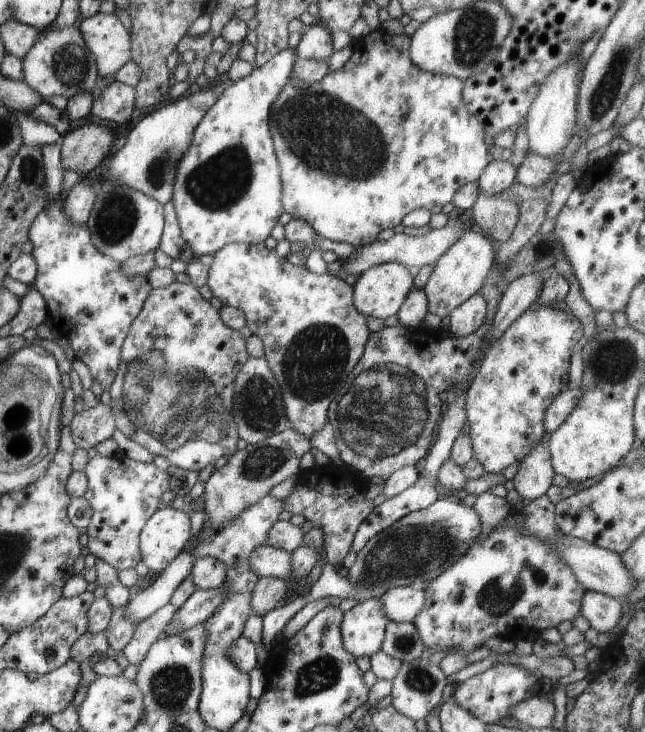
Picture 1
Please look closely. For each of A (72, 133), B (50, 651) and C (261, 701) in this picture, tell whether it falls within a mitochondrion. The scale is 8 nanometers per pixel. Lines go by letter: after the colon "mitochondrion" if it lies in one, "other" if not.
A: other
B: mitochondrion
C: other

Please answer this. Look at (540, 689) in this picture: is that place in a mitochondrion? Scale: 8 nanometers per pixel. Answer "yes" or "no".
no

